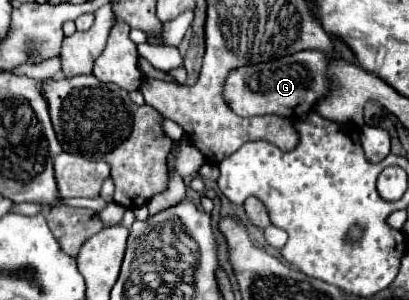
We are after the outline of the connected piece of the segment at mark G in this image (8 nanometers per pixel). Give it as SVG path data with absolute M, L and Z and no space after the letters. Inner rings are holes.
M300 51L290 57L286 57L286 63L282 59L278 61L268 61L268 63L258 63L258 65L244 65L240 69L232 69L224 81L224 91L222 97L228 103L228 107L240 115L240 117L256 117L256 115L280 115L294 119L300 113L296 113L300 103L306 103L306 107L314 107L316 99L326 93L326 57L318 51Z

